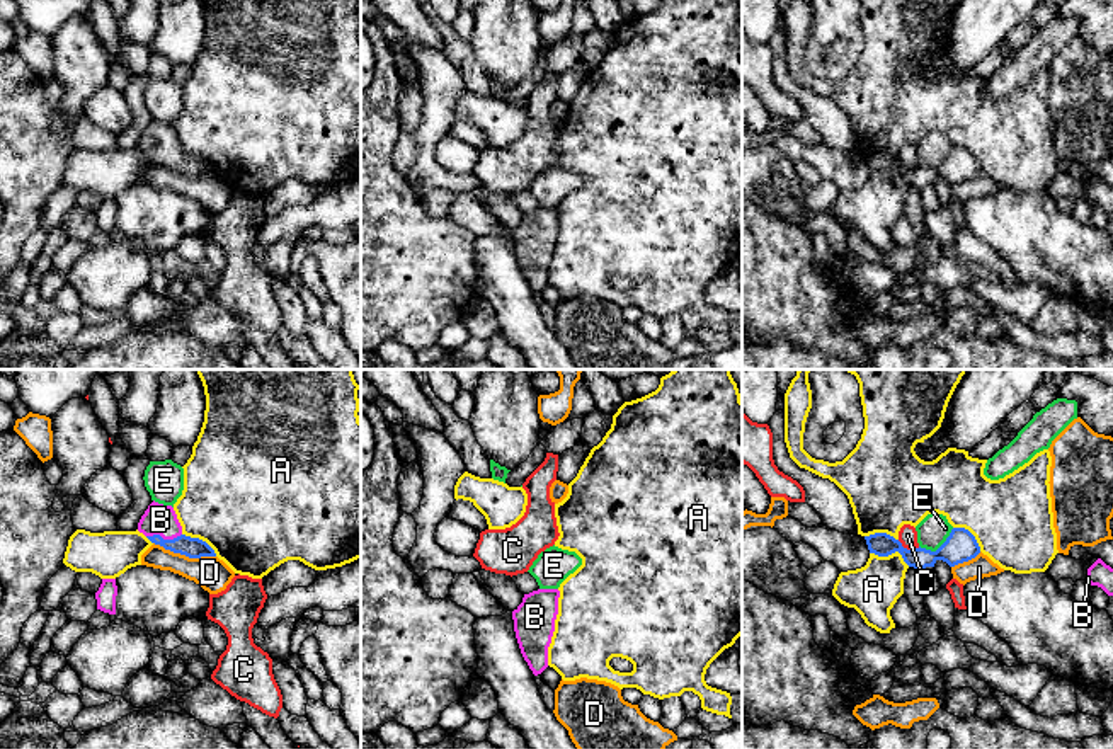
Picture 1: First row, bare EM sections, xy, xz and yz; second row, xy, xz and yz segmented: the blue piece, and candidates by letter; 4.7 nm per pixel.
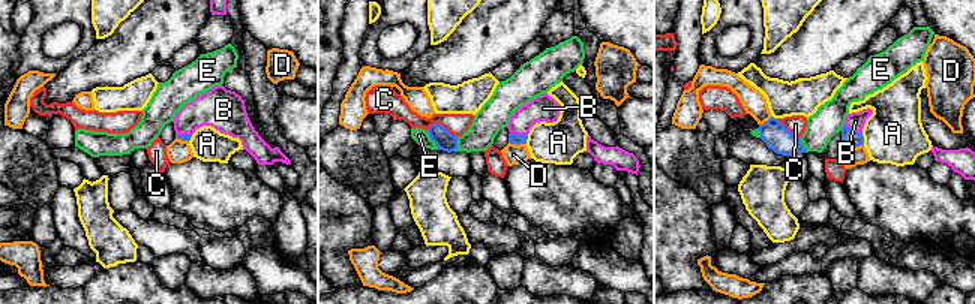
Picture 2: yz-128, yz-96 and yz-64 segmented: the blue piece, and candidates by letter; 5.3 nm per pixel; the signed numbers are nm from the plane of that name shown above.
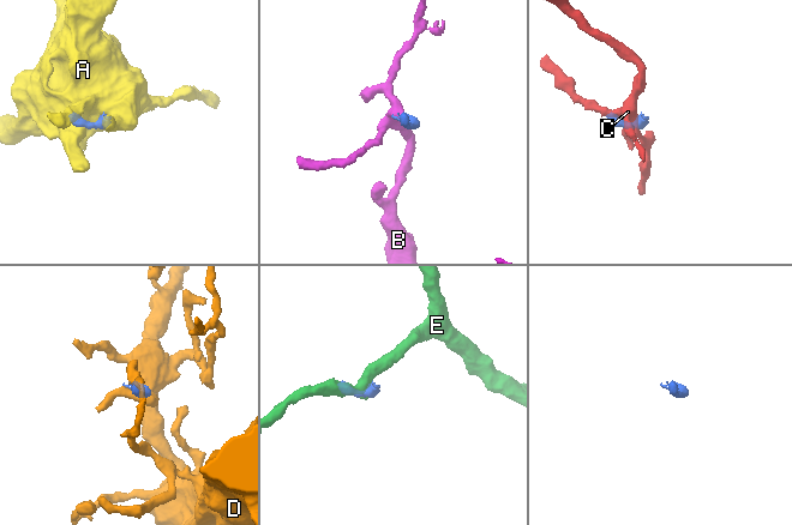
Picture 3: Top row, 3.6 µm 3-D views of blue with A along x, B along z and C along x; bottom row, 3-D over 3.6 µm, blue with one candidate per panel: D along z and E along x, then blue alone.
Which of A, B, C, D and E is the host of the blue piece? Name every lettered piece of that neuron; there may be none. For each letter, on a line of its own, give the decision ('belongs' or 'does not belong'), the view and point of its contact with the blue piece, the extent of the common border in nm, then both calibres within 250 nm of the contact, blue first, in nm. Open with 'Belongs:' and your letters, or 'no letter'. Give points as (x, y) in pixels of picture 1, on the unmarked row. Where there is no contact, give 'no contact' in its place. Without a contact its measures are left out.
Belongs: B
A: does not belong; meets blue in yz at (890, 172); contact 200 nm long; 110 nm thick on the blue side, 240 nm on the other
B: belongs; meets blue in xy at (162, 157); contact 170 nm long; 100 nm thick on the blue side, 140 nm on the other
C: does not belong; meets blue in yz at (909, 169); contact 120 nm long; 150 nm thick on the blue side, 90 nm on the other
D: does not belong; meets blue in xy at (184, 172); contact 300 nm long; 100 nm thick on the blue side, 160 nm on the other
E: does not belong; meets blue in yz at (940, 165); contact 190 nm long; 150 nm thick on the blue side, 150 nm on the other

